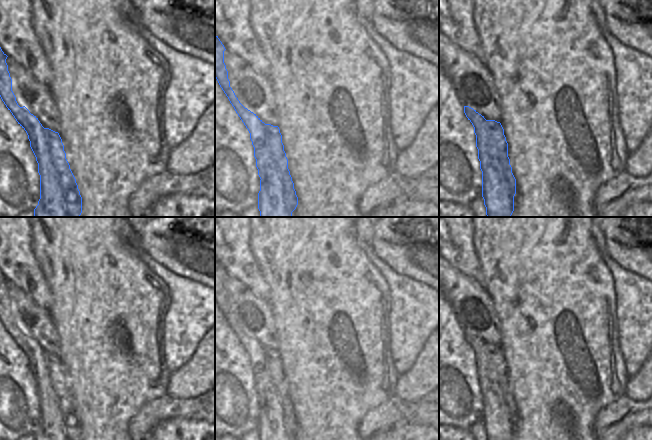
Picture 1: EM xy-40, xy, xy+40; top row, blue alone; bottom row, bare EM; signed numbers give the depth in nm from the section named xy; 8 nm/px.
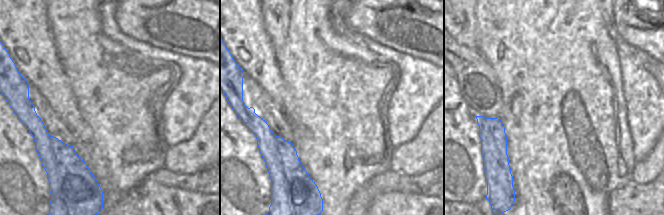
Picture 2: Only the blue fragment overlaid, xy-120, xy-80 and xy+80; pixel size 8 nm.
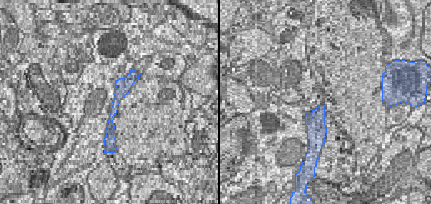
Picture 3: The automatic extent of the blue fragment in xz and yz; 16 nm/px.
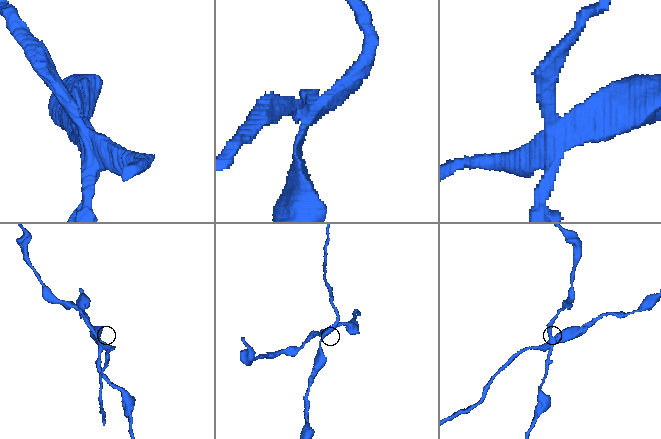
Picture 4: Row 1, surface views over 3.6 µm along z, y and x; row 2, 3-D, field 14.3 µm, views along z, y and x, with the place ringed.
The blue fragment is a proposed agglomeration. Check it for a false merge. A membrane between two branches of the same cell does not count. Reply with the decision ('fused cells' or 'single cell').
fused cells

